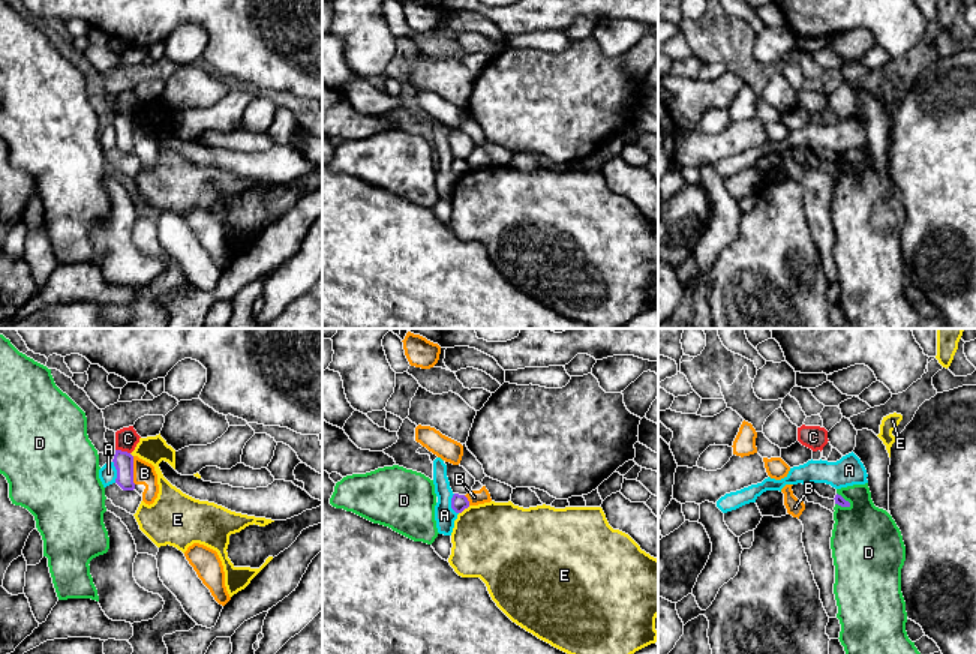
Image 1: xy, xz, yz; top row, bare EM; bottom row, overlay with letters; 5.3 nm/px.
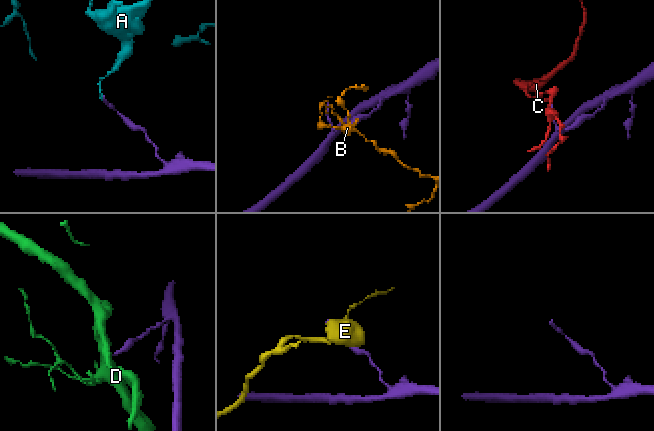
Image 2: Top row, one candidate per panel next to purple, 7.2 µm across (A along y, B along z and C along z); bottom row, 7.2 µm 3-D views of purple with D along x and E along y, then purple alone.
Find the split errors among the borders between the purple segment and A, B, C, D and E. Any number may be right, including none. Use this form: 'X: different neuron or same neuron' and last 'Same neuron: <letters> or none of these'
A: different neuron
B: different neuron
C: different neuron
D: different neuron
E: different neuron
Same neuron: none of these

